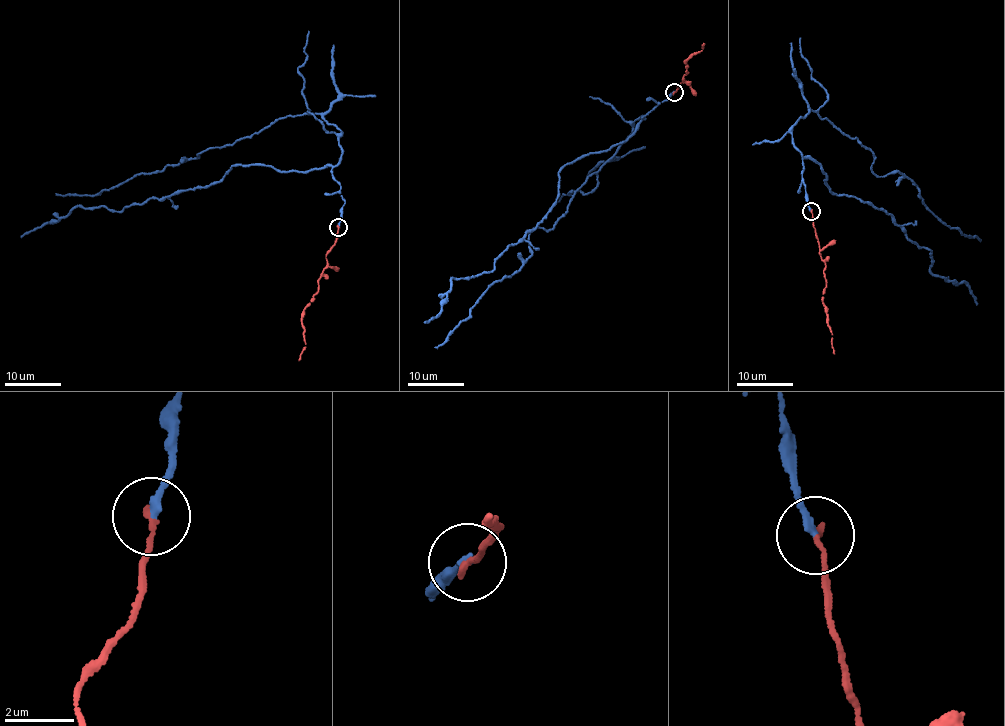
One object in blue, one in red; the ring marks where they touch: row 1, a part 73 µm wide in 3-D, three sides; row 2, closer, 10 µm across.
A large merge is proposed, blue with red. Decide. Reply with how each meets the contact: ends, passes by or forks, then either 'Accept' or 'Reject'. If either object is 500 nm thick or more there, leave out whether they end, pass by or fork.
At the ring blue ends. At the ring red ends. Accept

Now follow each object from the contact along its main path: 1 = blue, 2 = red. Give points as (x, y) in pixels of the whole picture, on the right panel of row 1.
1: (811, 212), (792, 137), (792, 126), (809, 110), (870, 149), (874, 173), (900, 172), (942, 222), (979, 240)
2: (811, 212), (819, 253), (825, 264), (822, 299), (835, 353)

